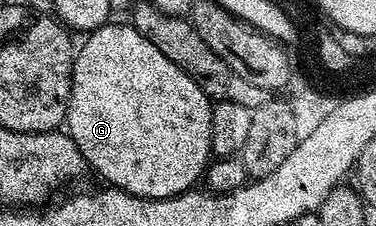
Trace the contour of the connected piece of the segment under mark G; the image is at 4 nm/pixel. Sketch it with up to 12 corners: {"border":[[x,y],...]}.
{"border":[[132,23],[73,58],[67,132],[114,189],[190,192],[214,102]]}

